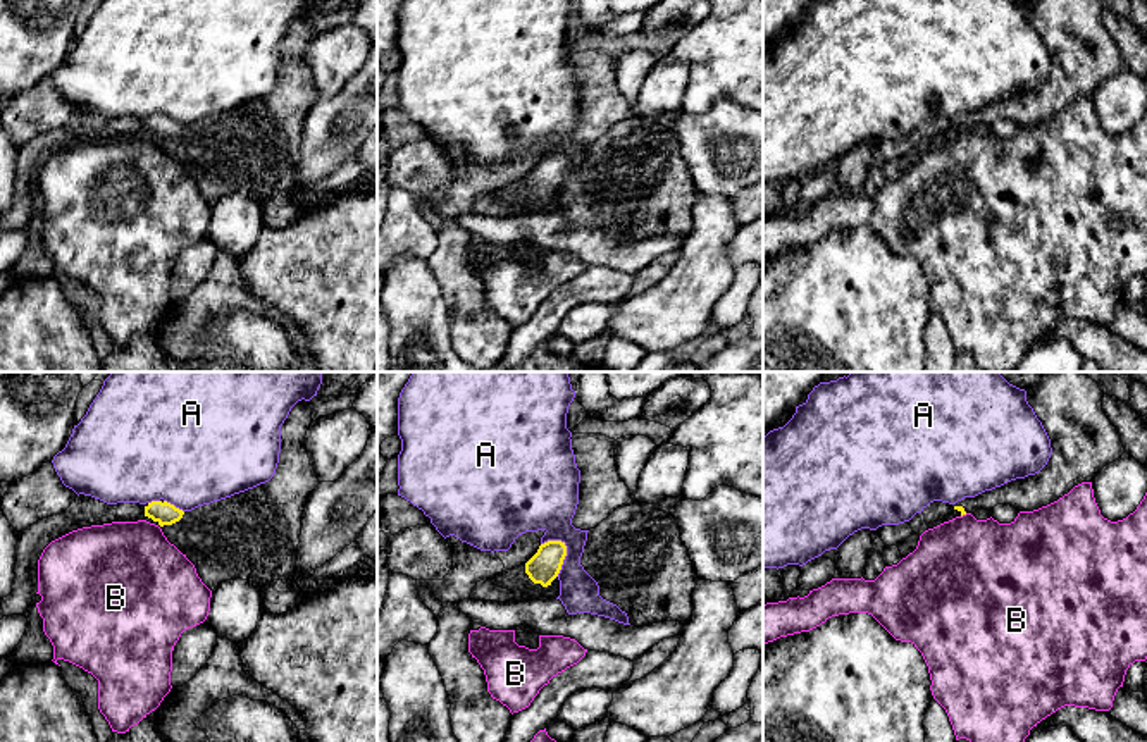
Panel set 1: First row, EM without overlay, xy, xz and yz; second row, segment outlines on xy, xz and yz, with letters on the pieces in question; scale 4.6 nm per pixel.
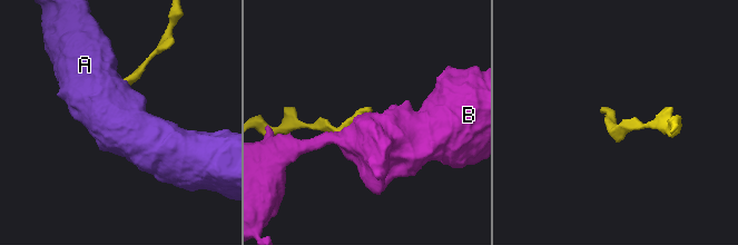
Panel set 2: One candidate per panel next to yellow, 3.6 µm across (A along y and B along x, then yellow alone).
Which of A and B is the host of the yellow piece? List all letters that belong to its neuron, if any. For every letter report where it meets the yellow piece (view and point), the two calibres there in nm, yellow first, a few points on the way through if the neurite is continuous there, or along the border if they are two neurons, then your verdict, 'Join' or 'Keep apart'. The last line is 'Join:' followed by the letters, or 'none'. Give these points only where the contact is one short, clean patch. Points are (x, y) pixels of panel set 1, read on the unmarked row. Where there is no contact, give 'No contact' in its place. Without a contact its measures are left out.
A: Touches yellow at xz (565, 167). Thickness 150 nm (yellow) against 260 nm. Boundary: xz (548, 154), (558, 154), (565, 160), (565, 173), (557, 190). Keep apart
B: Touches yellow at yz (963, 128). Thickness 30 nm (yellow) against 460 nm. Keep apart
Join: none

